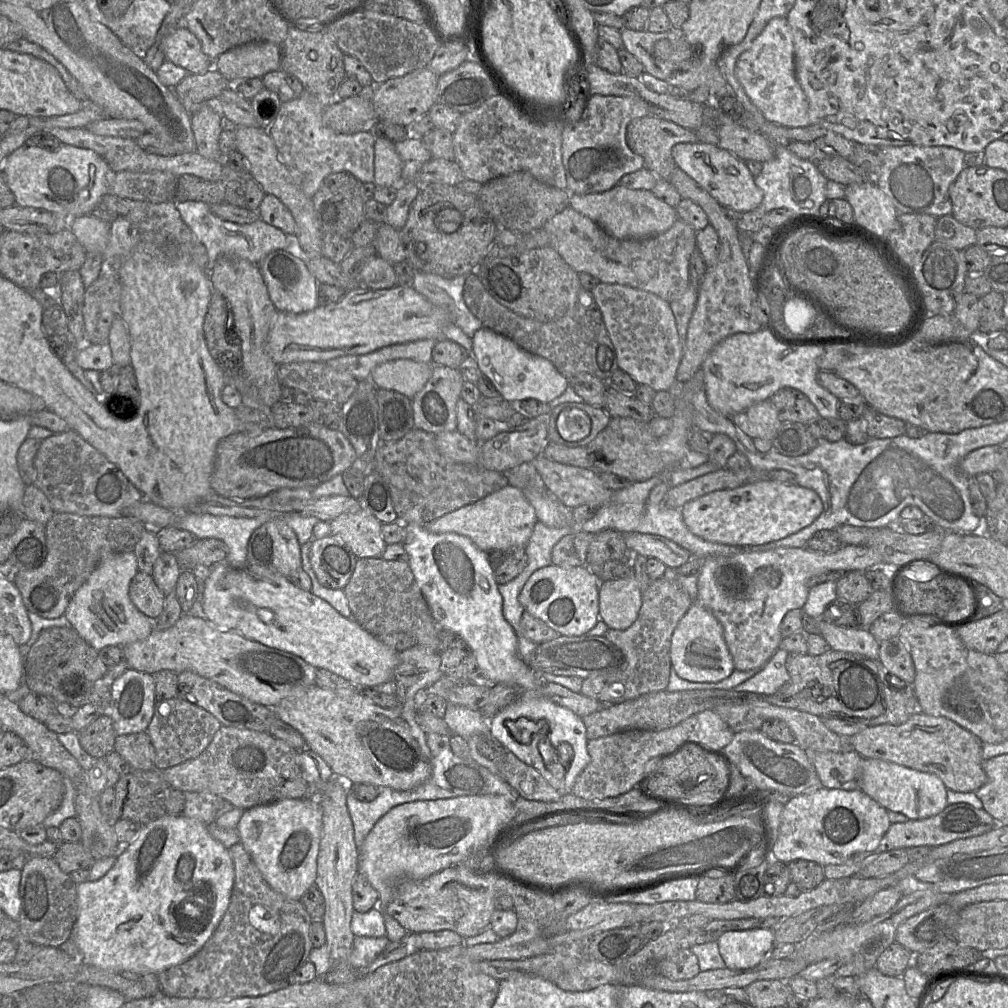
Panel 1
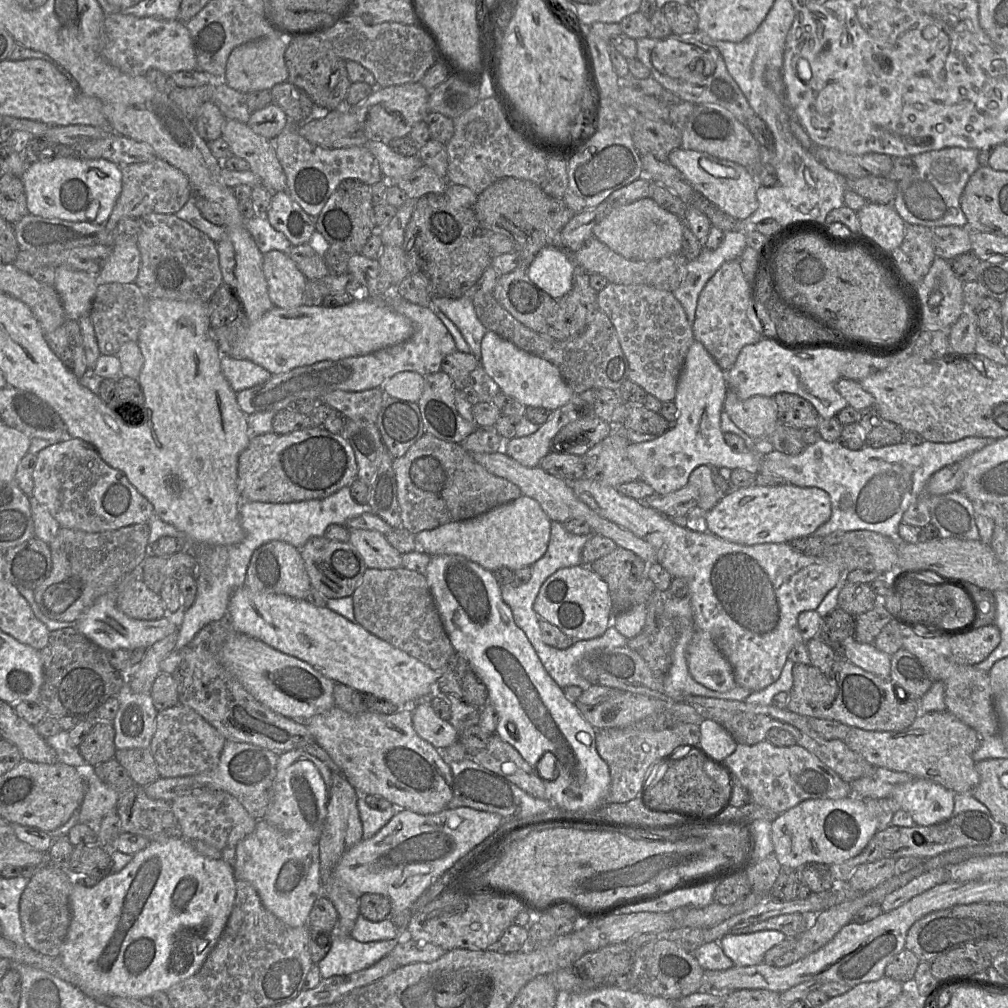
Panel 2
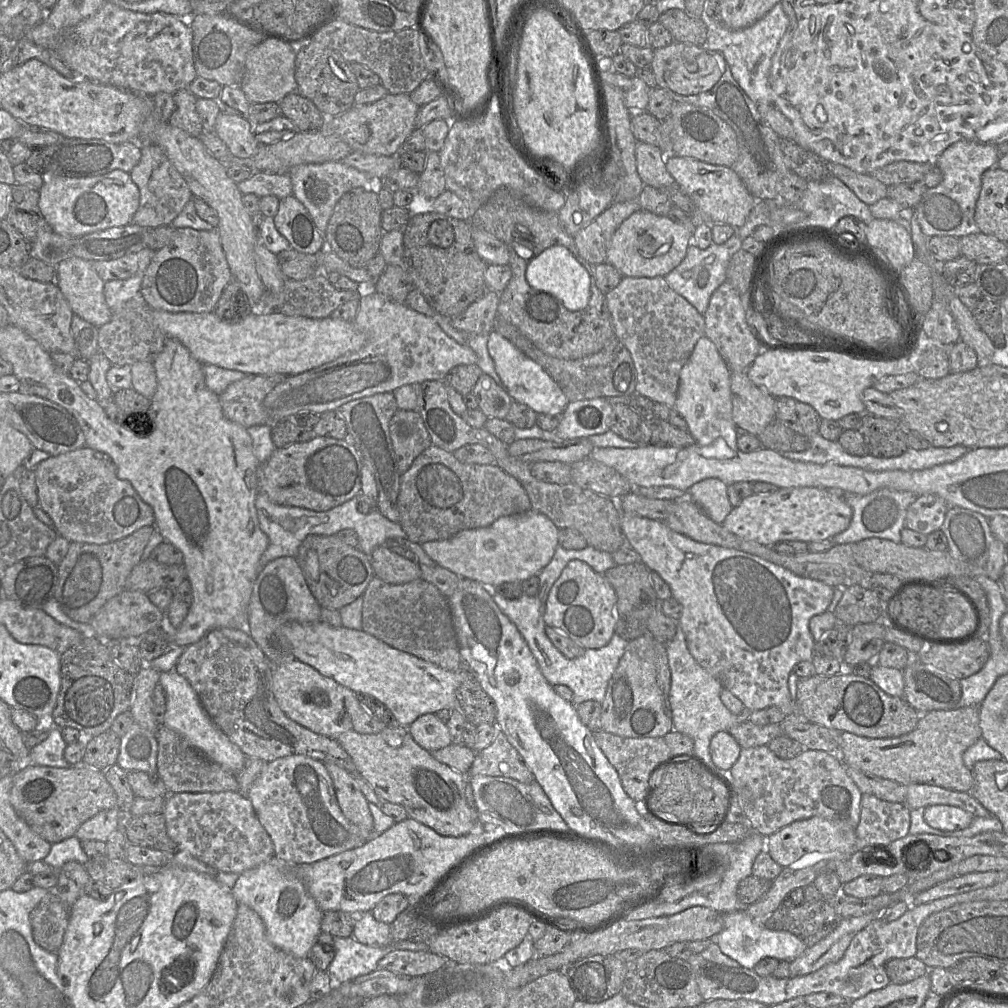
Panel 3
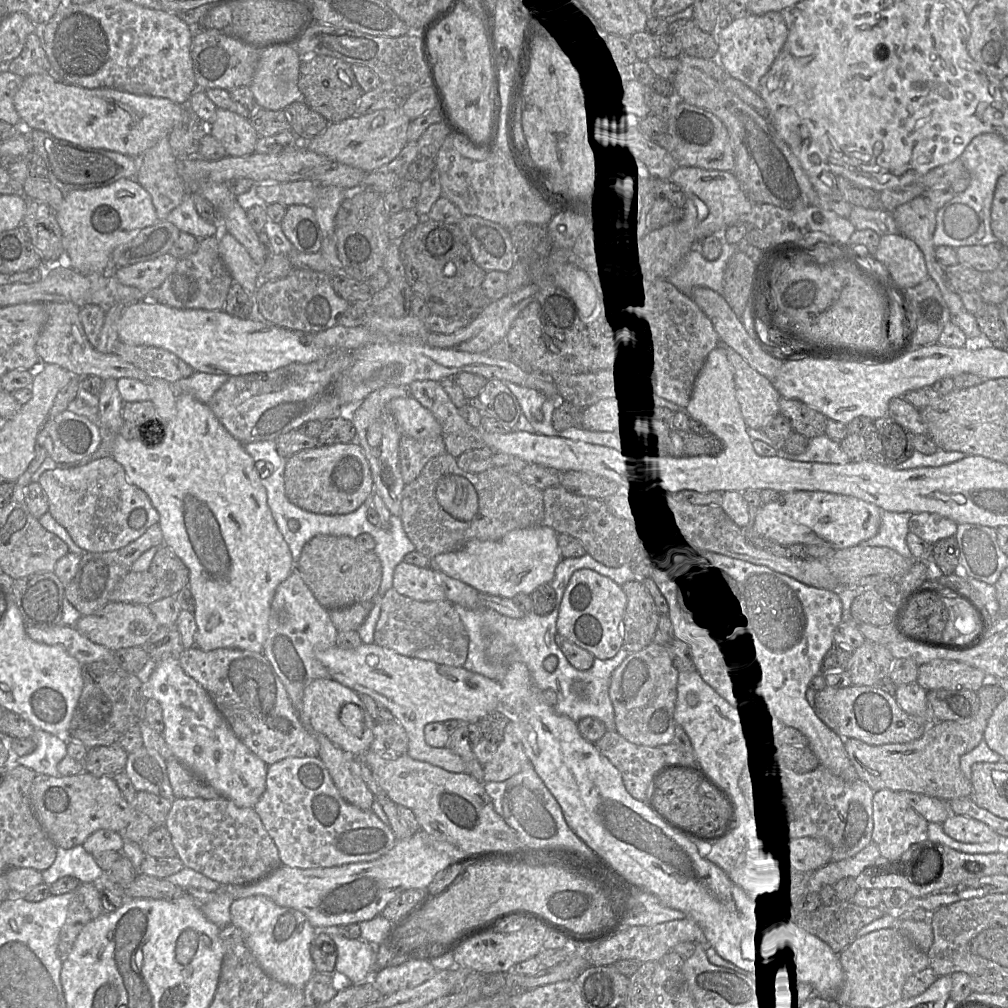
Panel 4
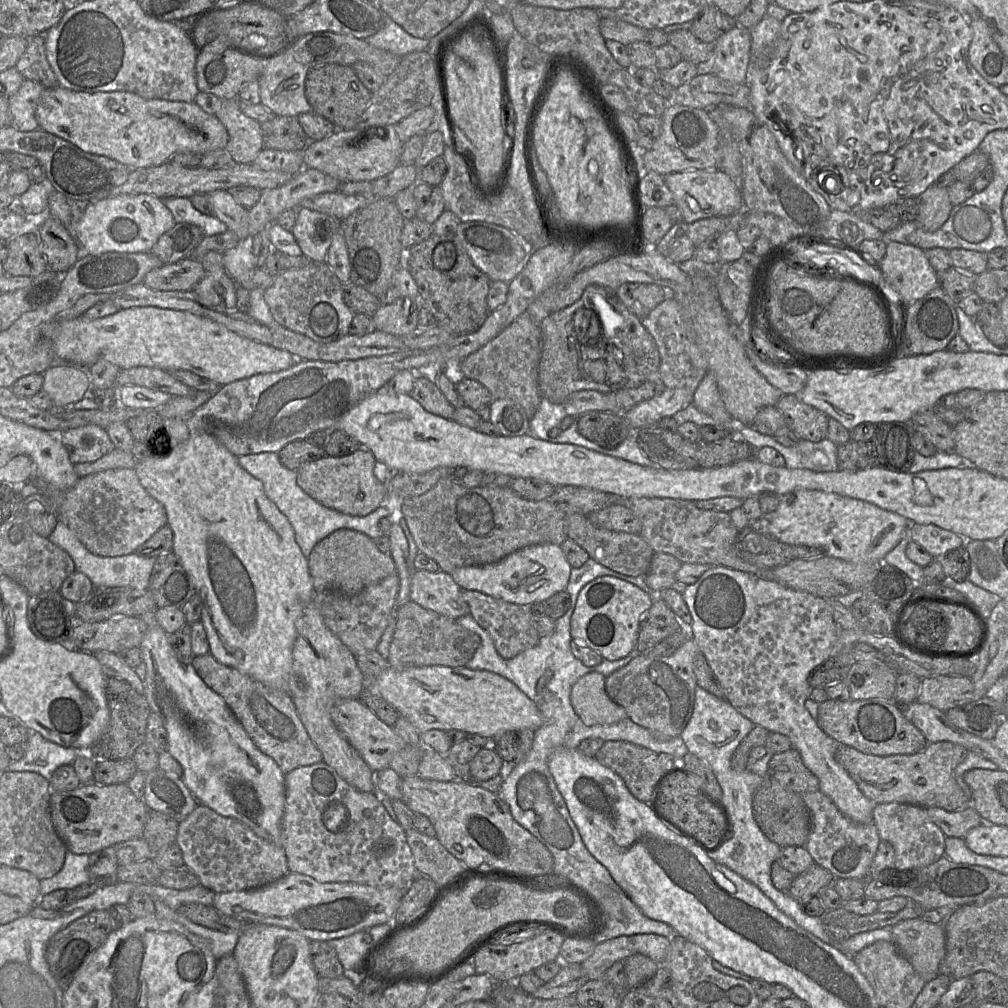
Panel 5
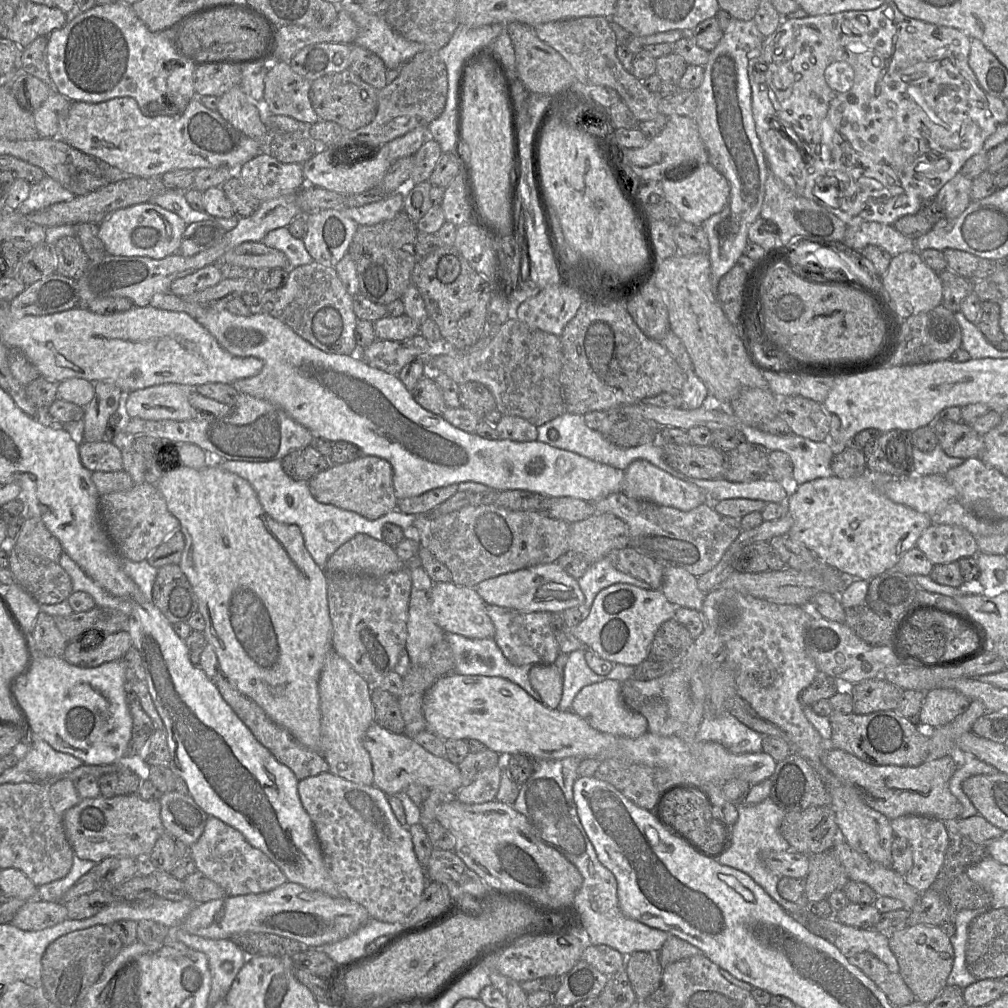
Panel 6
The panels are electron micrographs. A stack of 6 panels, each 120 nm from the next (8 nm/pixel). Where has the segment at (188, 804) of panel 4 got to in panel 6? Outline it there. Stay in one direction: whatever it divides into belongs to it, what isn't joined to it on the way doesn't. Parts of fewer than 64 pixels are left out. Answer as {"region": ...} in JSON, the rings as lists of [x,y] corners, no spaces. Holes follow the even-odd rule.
{"region":[[[213,816],[207,817],[202,835],[189,847],[189,855],[197,871],[221,886],[229,896],[269,892],[287,881],[262,851],[251,846],[239,831]]]}

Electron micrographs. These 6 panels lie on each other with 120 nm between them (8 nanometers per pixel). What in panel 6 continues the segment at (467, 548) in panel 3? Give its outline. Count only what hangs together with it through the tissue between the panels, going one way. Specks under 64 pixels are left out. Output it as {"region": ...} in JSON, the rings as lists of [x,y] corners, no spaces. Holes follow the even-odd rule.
{"region":[[[556,562],[502,574],[480,582],[474,589],[486,604],[525,612],[561,613],[568,608],[578,608],[585,599],[577,580],[566,573]]]}

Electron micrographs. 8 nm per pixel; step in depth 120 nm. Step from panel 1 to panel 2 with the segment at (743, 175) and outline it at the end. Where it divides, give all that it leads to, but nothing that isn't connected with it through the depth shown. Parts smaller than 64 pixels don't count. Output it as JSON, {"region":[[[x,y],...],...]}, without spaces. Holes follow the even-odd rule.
{"region":[[[681,147],[670,153],[668,162],[686,177],[696,193],[738,221],[745,221],[757,210],[757,189],[760,185],[749,168],[705,152]]]}

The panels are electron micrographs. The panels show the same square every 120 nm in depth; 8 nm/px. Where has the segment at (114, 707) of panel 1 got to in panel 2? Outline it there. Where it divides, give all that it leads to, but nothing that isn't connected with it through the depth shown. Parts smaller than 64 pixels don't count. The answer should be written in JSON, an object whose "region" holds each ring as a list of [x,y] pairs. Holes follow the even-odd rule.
{"region":[[[125,683],[117,699],[119,709],[113,720],[116,750],[149,748],[158,712],[150,693],[135,693]]]}

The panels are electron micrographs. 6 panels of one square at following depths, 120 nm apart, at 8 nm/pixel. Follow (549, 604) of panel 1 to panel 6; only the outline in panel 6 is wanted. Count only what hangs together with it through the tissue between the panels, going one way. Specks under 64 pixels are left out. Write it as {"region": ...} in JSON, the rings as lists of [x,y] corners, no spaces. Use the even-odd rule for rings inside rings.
{"region":[[[613,584],[597,594],[589,615],[572,629],[572,635],[612,664],[636,666],[647,658],[656,631],[662,623],[674,618],[676,609],[661,590]]]}

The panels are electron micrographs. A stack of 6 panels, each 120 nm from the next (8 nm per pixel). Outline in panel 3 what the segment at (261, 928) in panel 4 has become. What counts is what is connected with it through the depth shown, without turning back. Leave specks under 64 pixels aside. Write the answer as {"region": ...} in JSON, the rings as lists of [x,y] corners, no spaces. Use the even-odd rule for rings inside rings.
{"region":[[[273,857],[269,861],[238,875],[232,893],[238,904],[247,905],[261,917],[267,938],[275,947],[295,957],[306,958],[309,957],[311,948],[321,933],[322,912],[314,898],[308,893],[304,883],[294,874],[293,868],[293,866]]]}

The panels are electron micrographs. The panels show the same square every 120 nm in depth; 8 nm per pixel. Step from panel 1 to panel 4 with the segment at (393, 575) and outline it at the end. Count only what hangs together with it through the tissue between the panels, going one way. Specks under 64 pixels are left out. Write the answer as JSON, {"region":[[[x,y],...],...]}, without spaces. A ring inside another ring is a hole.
{"region":[[[393,587],[379,597],[379,602],[374,643],[404,656],[463,667],[468,656],[469,635],[452,602],[416,601],[398,593]]]}

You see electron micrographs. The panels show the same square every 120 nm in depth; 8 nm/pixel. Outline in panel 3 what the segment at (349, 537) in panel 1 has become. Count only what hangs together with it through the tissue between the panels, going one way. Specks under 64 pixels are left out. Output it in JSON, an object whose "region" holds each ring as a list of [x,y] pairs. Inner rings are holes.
{"region":[[[386,545],[372,552],[370,562],[375,575],[389,584],[406,584],[422,577],[417,563],[398,555]]]}

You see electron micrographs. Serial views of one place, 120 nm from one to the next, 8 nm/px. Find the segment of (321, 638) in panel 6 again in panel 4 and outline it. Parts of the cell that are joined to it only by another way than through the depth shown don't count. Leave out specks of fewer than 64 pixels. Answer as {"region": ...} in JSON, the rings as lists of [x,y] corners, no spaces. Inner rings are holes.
{"region":[[[188,393],[176,394],[174,416],[159,426],[162,430],[160,438],[154,436],[154,432],[150,433],[149,444],[109,432],[100,422],[98,409],[87,405],[79,397],[69,403],[68,410],[96,424],[102,440],[105,436],[112,438],[111,457],[123,466],[128,481],[147,494],[159,514],[163,545],[172,549],[188,568],[197,624],[194,647],[204,651],[236,648],[262,653],[275,591],[296,569],[290,549],[268,506],[257,464],[247,453],[245,445],[226,430],[208,404],[197,401]]]}

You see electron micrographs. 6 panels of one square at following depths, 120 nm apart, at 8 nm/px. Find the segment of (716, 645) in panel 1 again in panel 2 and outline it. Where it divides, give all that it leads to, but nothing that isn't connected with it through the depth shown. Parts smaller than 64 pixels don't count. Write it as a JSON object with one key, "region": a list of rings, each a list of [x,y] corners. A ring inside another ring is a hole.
{"region":[[[694,631],[687,648],[691,676],[708,689],[726,692],[736,686],[733,669],[706,633]]]}

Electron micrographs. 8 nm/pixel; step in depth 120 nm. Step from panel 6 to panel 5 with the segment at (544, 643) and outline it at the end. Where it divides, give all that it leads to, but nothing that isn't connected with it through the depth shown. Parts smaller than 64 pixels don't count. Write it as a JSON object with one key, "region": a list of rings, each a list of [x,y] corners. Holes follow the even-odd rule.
{"region":[[[462,589],[462,596],[469,605],[470,615],[489,633],[503,658],[513,658],[539,643],[540,635],[532,622],[528,606],[510,603],[475,590]]]}

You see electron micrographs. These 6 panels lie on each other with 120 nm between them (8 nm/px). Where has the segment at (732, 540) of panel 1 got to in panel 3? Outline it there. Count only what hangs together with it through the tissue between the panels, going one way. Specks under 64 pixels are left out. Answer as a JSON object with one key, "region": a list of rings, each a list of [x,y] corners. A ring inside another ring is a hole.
{"region":[[[792,487],[752,494],[731,510],[722,525],[746,540],[768,547],[782,541],[810,543],[828,540],[846,530],[852,519],[852,508],[842,498],[843,493],[818,487]]]}

